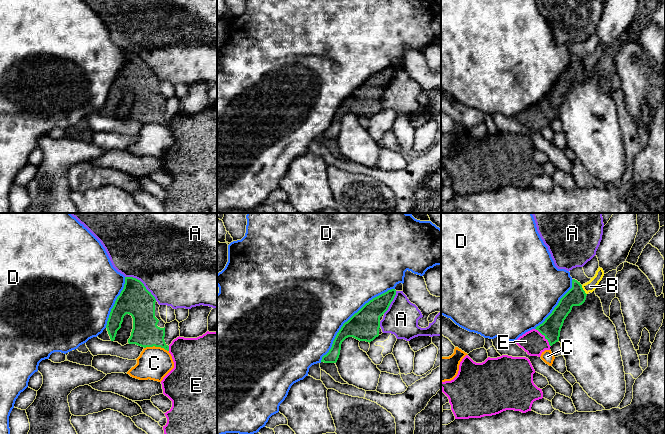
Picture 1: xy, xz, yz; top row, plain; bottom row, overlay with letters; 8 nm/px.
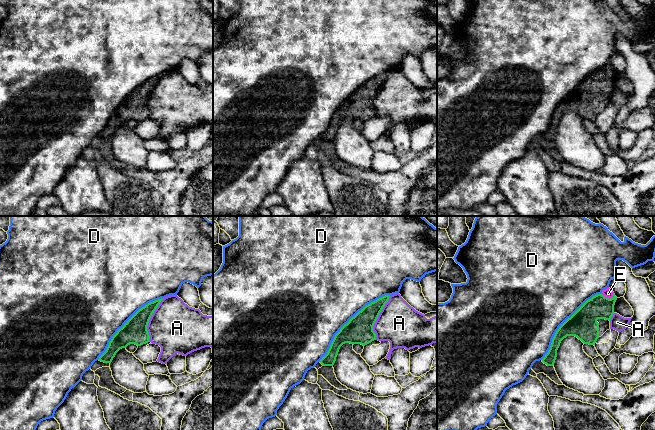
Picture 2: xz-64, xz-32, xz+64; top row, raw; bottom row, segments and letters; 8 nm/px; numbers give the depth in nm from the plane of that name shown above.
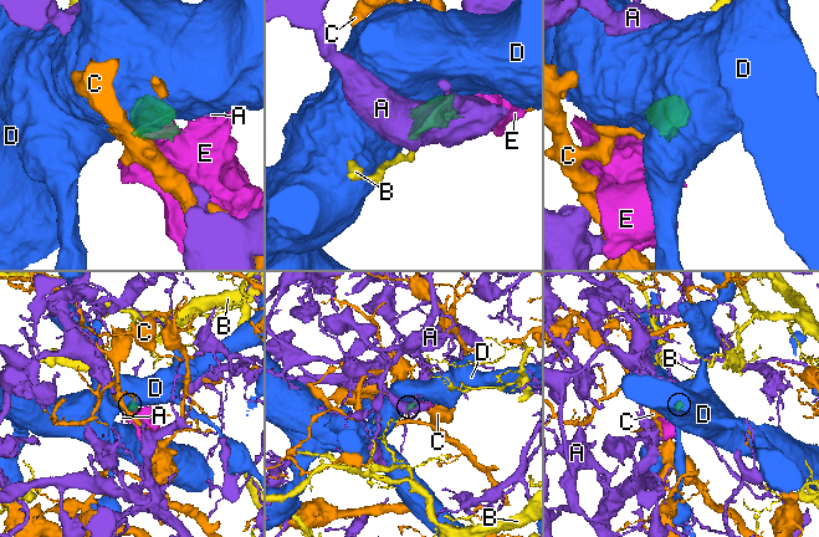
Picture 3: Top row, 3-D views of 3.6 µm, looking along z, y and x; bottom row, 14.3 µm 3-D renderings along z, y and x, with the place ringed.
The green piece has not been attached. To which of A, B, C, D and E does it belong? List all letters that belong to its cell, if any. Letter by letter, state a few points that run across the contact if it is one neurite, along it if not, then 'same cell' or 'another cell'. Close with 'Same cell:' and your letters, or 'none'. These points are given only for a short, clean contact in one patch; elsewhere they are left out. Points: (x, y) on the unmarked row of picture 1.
A: another cell
B: line yz (581, 61), (586, 70); another cell
C: another cell
D: another cell
E: same cell
Same cell: E

